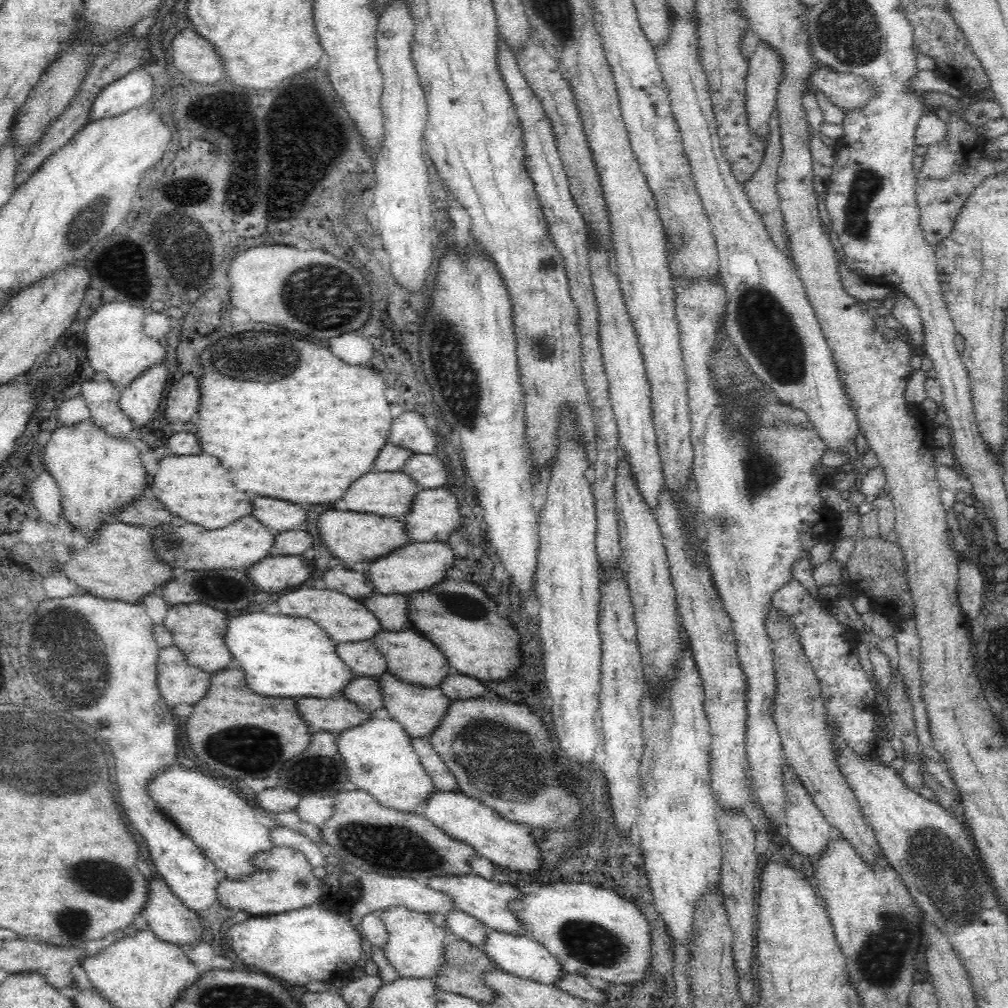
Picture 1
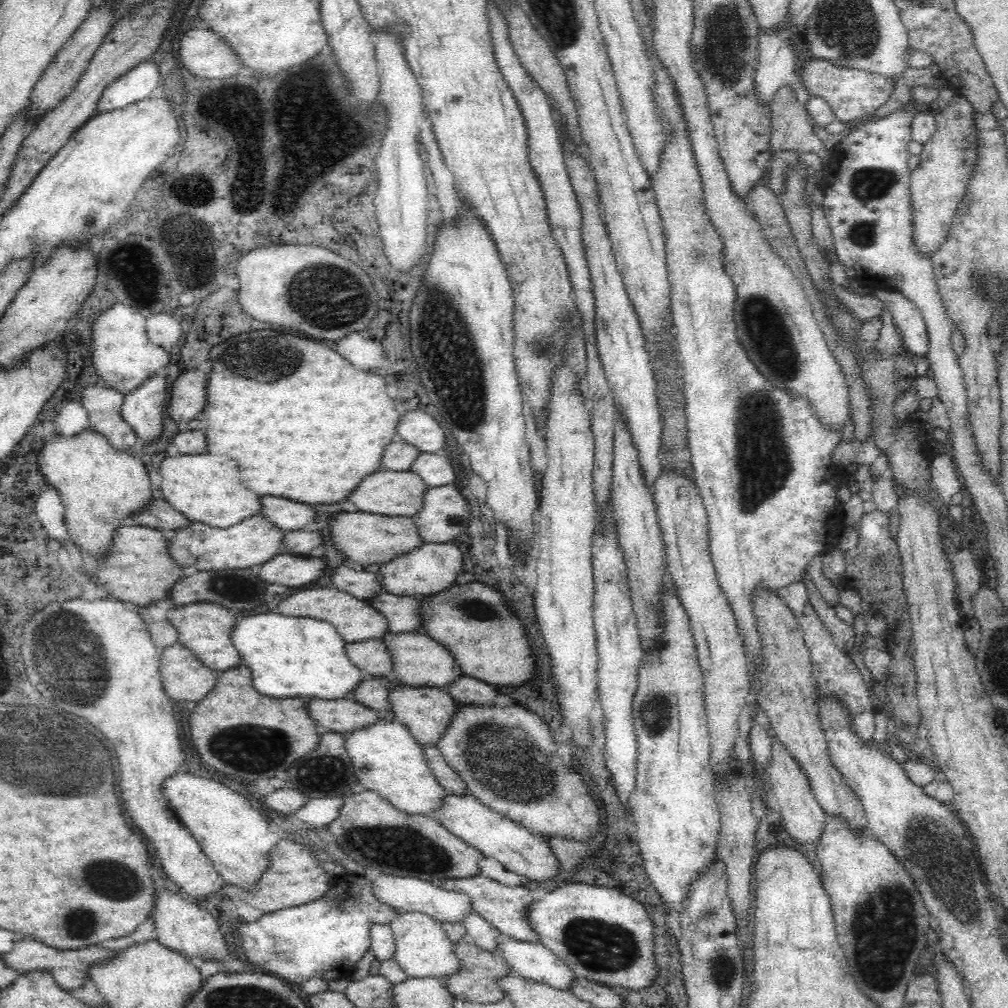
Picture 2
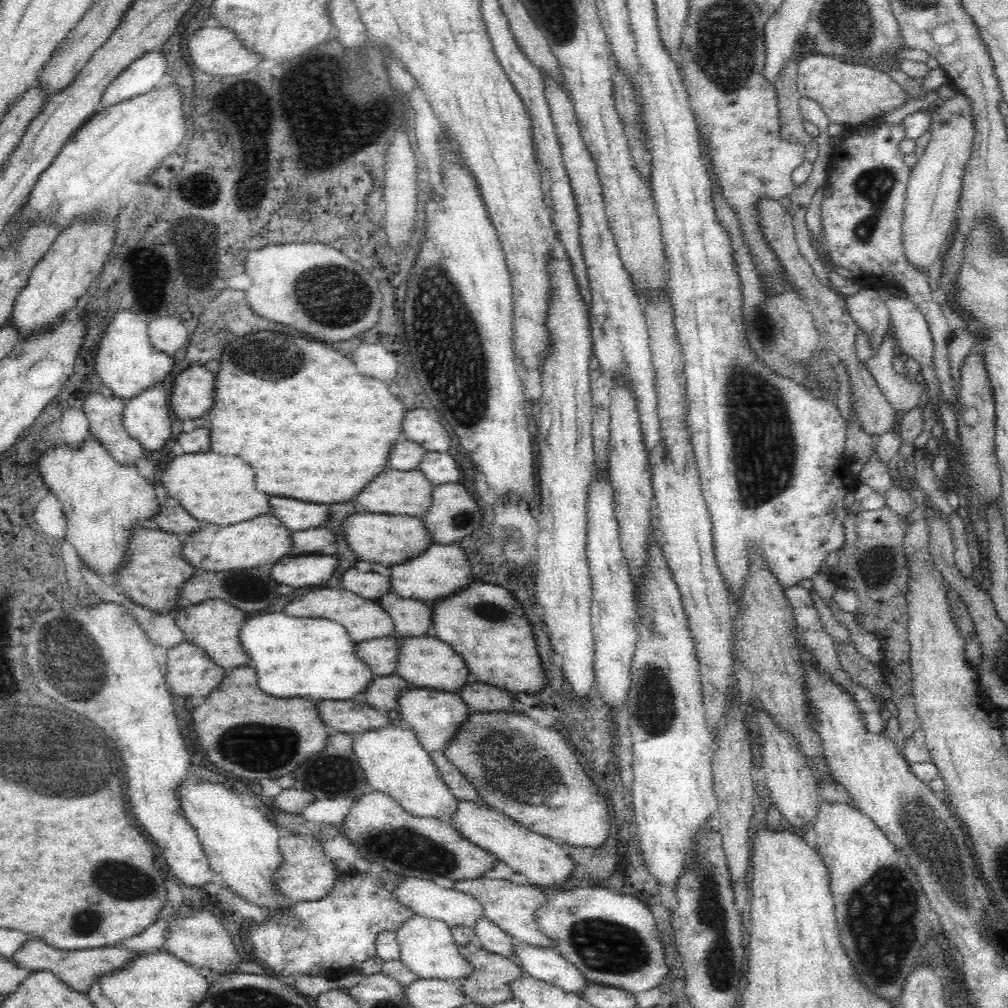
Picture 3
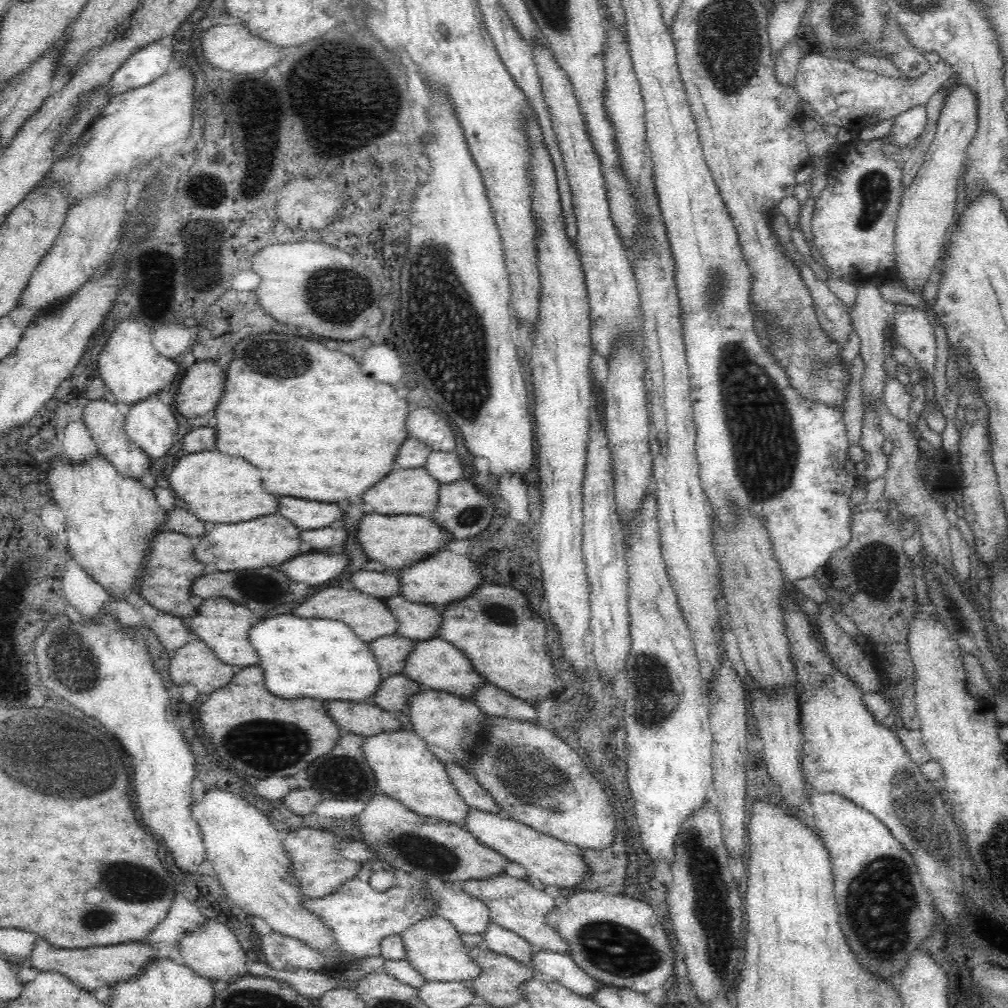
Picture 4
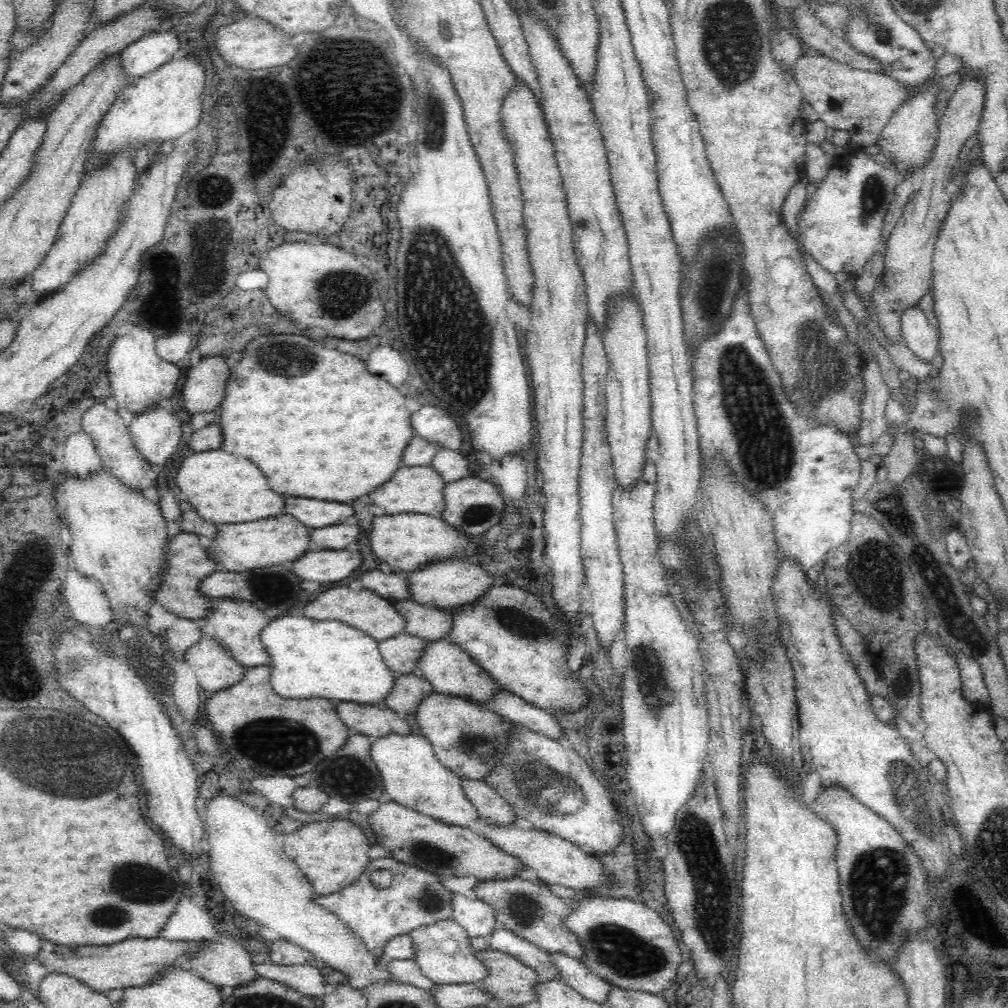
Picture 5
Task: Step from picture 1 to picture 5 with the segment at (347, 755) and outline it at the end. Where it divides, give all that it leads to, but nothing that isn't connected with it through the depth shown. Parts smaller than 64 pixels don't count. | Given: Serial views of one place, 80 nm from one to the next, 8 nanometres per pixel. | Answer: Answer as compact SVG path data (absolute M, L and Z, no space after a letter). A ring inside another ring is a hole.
M414 733L370 737L368 754L382 777L384 792L398 804L454 826L467 827L479 818L462 791L458 775L436 759L426 737Z

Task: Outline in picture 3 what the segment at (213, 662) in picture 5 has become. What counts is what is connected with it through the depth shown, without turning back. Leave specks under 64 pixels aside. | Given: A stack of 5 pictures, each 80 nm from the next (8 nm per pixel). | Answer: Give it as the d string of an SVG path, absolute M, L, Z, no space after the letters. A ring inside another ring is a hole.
M182 641L167 650L165 665L164 678L170 696L181 697L185 703L190 696L208 696L222 682L222 678L227 671L227 669L210 662L210 657L202 649L198 649L192 643L186 641Z

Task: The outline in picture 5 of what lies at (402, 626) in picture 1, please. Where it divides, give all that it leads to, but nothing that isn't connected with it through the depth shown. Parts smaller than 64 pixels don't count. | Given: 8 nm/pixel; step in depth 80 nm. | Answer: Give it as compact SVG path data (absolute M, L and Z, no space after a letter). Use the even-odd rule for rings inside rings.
M410 599L392 600L398 614L404 618L402 632L427 641L443 638L450 632L451 619L443 609L420 604Z

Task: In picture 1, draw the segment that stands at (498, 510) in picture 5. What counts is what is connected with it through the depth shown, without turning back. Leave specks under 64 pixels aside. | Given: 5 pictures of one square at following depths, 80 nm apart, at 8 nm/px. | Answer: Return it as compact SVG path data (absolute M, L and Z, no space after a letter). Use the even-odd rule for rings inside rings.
M445 487L421 489L402 521L410 542L446 542L460 524L458 501Z

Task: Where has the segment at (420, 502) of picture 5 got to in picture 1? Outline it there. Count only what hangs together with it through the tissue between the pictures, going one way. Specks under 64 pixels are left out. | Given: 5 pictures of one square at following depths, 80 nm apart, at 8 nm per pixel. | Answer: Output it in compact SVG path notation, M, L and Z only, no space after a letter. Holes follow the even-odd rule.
M368 472L360 476L342 496L346 508L352 512L372 513L387 517L402 519L406 512L410 512L410 504L414 494L421 488L410 476L404 472Z

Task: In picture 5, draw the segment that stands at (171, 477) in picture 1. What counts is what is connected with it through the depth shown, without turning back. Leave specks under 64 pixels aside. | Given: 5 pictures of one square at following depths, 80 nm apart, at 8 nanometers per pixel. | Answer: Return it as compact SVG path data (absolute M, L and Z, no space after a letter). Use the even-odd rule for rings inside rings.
M222 450L196 452L184 458L179 468L174 482L194 507L198 517L206 522L215 524L250 522L276 516L284 510L284 498L272 492L262 472L258 474L258 468L242 456L232 456Z

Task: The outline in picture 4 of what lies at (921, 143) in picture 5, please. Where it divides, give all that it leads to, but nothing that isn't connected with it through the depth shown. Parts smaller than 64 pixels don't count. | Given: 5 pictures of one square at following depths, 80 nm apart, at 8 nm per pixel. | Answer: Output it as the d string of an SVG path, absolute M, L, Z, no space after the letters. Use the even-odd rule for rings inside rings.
M924 105L905 110L902 114L895 116L895 123L892 126L891 144L910 147L914 140L924 132L927 122L927 114Z

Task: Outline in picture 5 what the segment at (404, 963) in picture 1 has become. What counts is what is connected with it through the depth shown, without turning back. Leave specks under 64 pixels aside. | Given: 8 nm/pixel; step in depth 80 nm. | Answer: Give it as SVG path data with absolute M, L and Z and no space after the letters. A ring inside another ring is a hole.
M450 919L438 920L432 924L422 924L408 932L412 939L418 968L424 976L437 984L468 984L480 982L486 976L486 967L476 959L475 950L470 946L466 931Z

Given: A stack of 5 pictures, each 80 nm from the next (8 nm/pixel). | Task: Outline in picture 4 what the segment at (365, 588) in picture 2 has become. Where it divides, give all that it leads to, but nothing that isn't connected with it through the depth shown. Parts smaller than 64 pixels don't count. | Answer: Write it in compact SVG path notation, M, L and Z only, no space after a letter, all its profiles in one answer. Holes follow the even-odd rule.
M358 570L358 572L352 573L350 582L358 592L379 599L400 595L398 575L393 571L368 570L368 572L364 572L364 570Z

